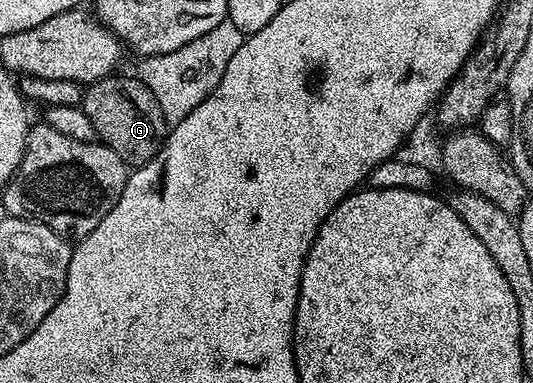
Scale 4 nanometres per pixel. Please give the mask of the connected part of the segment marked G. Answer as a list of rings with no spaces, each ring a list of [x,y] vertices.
[[[121,75],[104,76],[88,85],[79,106],[85,111],[87,118],[91,118],[97,140],[115,150],[115,154],[123,158],[125,165],[141,168],[151,162],[151,158],[155,158],[165,145],[167,125],[163,110],[159,110],[159,102],[155,102],[155,94],[151,94],[151,90],[147,90],[147,86],[136,75]]]

